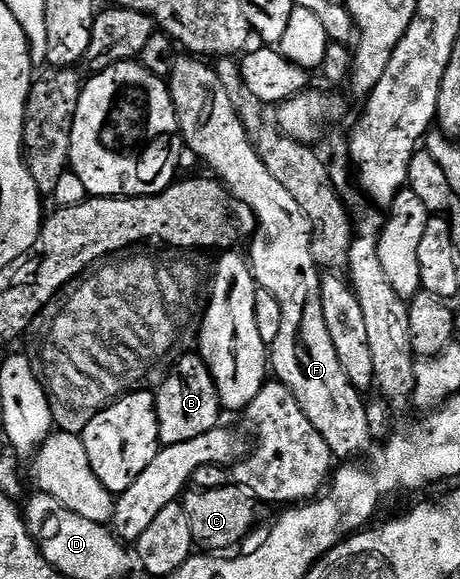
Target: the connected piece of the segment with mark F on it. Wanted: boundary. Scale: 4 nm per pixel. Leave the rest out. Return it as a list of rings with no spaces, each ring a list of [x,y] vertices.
[[[193,55],[178,56],[175,71],[167,78],[171,99],[175,103],[177,116],[177,132],[183,142],[184,148],[189,149],[197,157],[202,157],[215,174],[230,196],[238,203],[243,203],[251,209],[256,221],[257,229],[251,239],[247,259],[258,288],[268,291],[279,300],[280,310],[283,314],[283,323],[280,324],[278,338],[269,347],[270,368],[276,380],[284,383],[295,395],[303,413],[314,424],[327,445],[331,448],[333,456],[339,461],[351,461],[359,455],[366,455],[372,450],[373,431],[371,419],[362,401],[362,394],[350,383],[341,367],[335,345],[331,341],[331,333],[327,324],[322,303],[321,280],[322,272],[317,260],[311,255],[310,239],[312,227],[308,216],[303,213],[301,206],[292,198],[292,194],[270,175],[265,167],[261,155],[251,140],[248,131],[241,122],[237,108],[233,106],[223,82],[216,73],[212,64],[198,59]]]

